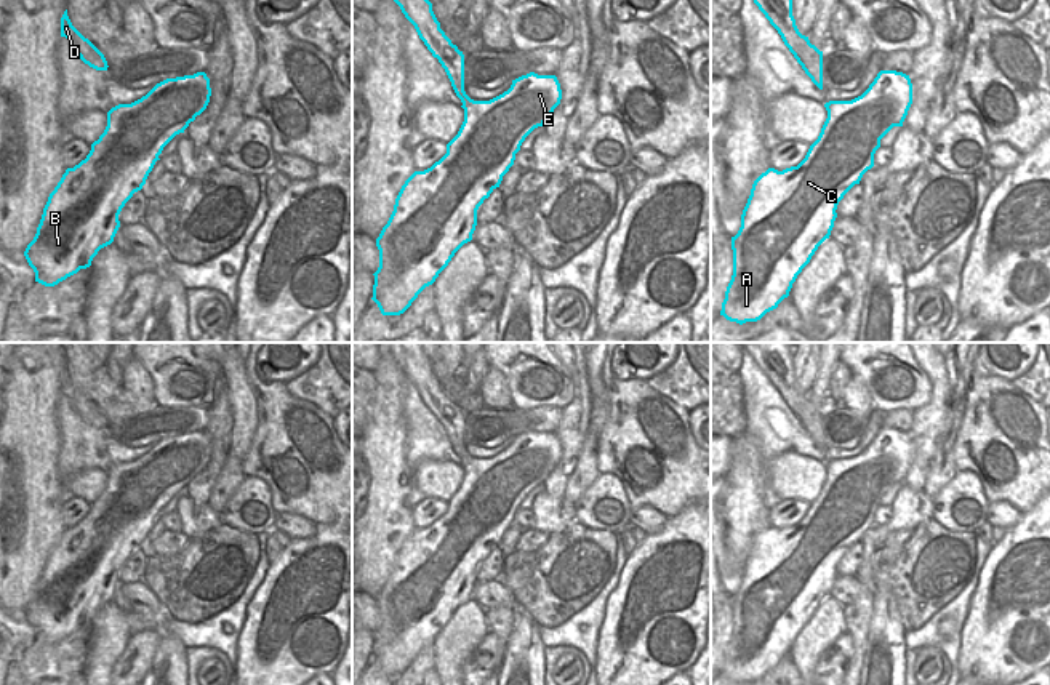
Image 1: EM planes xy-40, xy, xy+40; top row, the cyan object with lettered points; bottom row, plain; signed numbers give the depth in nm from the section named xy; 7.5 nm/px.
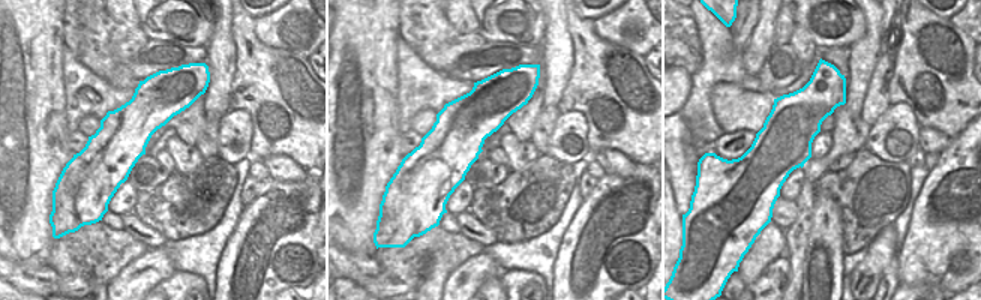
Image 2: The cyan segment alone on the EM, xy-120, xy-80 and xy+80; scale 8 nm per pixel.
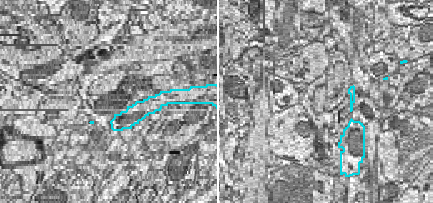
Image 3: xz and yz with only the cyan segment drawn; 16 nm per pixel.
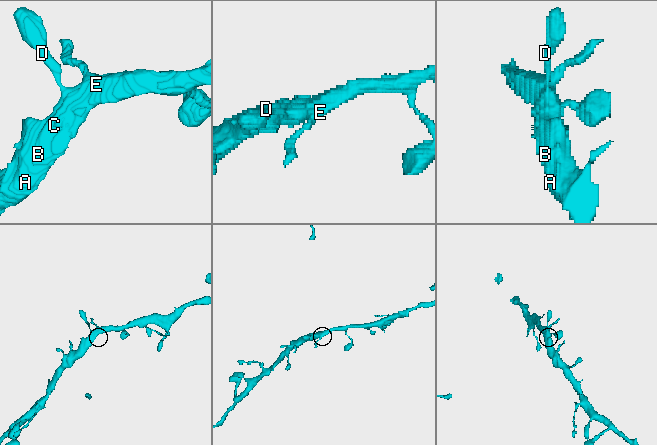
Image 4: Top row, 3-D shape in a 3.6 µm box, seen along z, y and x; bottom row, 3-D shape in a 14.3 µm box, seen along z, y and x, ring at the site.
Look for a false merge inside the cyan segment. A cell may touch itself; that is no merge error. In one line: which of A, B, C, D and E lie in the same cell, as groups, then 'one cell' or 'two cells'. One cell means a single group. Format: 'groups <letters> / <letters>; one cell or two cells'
groups A B C D E; one cell

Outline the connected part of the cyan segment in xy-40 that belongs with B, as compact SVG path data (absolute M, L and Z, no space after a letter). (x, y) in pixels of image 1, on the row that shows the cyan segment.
M197 72L166 78L141 99L118 104L107 112L104 133L91 144L85 160L66 170L48 197L34 240L24 251L35 282L54 286L91 266L98 251L114 242L122 208L142 189L163 147L206 109L210 96L210 78L205 72Z

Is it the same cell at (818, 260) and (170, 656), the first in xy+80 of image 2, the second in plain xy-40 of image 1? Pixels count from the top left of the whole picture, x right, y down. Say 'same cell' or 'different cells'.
same cell

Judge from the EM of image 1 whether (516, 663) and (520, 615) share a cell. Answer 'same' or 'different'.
same

